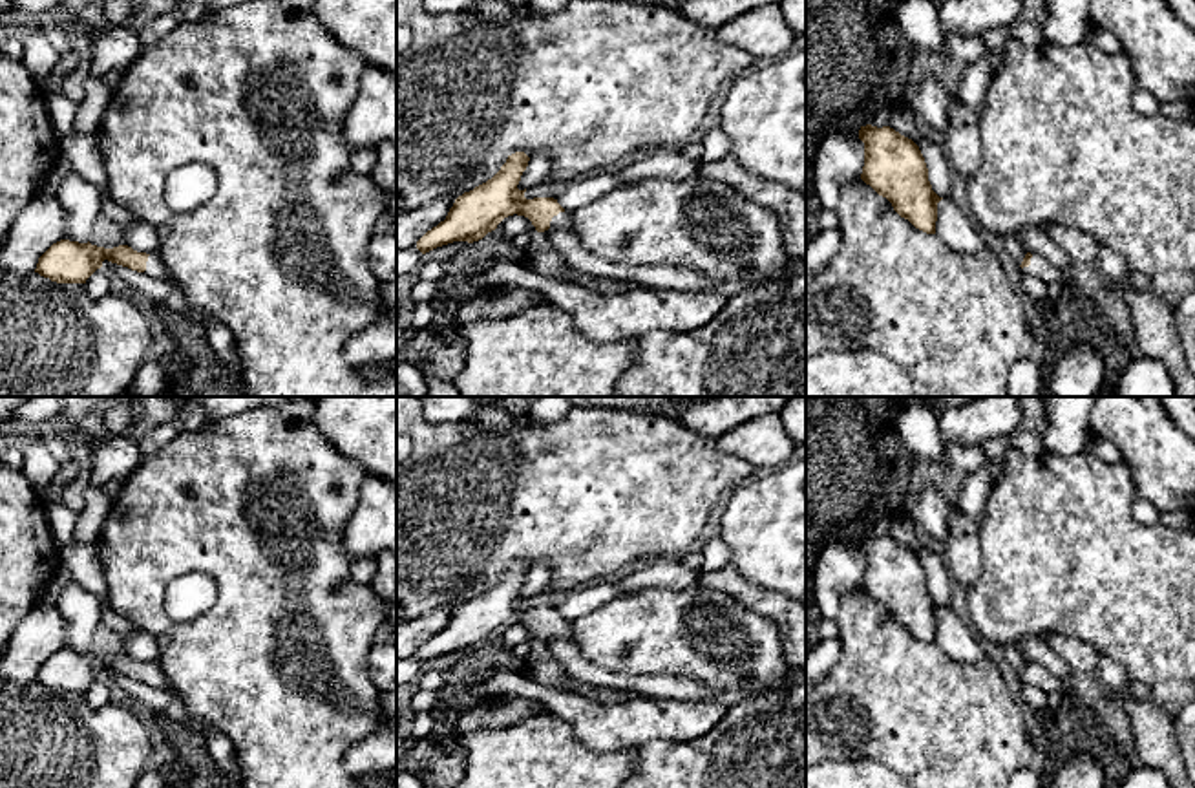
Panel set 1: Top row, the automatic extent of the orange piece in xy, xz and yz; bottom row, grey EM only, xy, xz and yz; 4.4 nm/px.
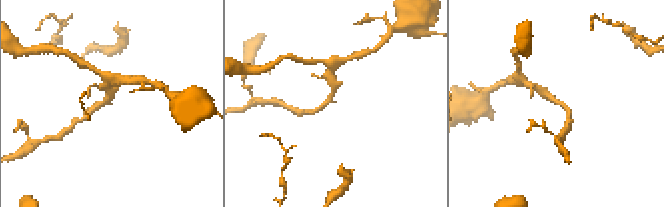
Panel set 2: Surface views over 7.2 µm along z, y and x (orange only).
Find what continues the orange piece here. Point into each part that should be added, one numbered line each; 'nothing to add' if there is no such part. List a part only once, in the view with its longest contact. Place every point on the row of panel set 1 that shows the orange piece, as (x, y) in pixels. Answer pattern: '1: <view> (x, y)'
1: xz (563, 220)

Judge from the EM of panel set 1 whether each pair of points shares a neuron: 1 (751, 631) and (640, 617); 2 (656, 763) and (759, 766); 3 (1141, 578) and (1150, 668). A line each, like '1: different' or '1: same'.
1: same
2: same
3: same

